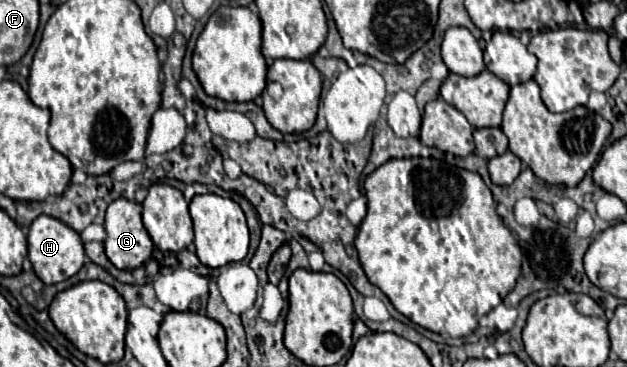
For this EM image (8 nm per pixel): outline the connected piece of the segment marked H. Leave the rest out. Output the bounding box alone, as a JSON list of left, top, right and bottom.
[28,215,84,285]

